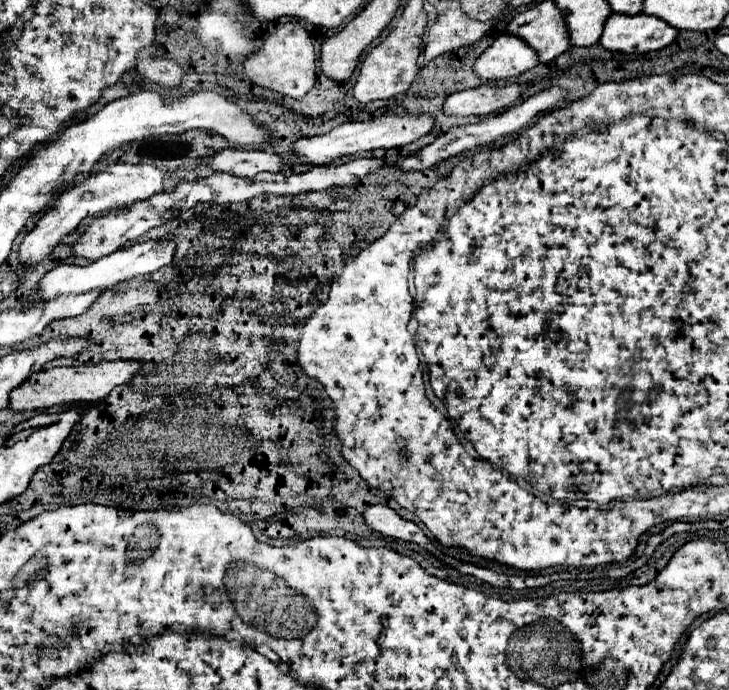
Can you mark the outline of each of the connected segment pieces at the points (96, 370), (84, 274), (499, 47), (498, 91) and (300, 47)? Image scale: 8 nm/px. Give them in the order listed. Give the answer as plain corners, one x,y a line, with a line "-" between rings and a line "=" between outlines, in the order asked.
116,360
116,362
100,362
100,364
82,364
82,366
64,366
64,368
48,368
32,374
20,388
10,394
10,408
14,410
48,410
60,404
72,402
98,402
104,400
112,388
126,384
142,370
142,362
136,360
=
146,240
142,244
132,244
128,248
120,248
114,254
100,258
96,262
90,262
88,266
72,266
72,264
62,264
50,270
42,282
40,282
40,298
48,300
60,294
84,294
94,288
112,288
118,282
130,280
134,276
146,276
156,272
158,268
166,266
172,262
176,252
176,242
174,240
=
500,34
494,44
476,60
474,72
484,82
514,78
538,64
538,54
522,38
=
482,84
478,88
454,92
444,102
444,114
462,116
462,118
494,114
494,112
514,106
522,90
524,90
524,84
510,84
510,86
=
286,22
280,24
276,32
272,32
264,46
260,46
256,52
252,52
244,60
244,74
258,86
270,88
278,94
290,96
290,98
302,98
308,94
308,90
316,82
316,62
314,62
314,44
308,32
298,22

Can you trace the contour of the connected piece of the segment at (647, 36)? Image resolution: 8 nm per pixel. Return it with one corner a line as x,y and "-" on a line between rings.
612,14
604,26
600,44
614,52
644,54
666,48
676,40
676,36
678,30
672,30
672,26
658,18
648,18
648,14

